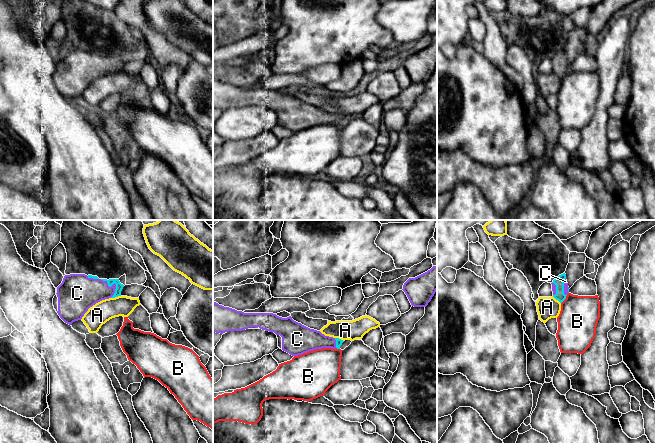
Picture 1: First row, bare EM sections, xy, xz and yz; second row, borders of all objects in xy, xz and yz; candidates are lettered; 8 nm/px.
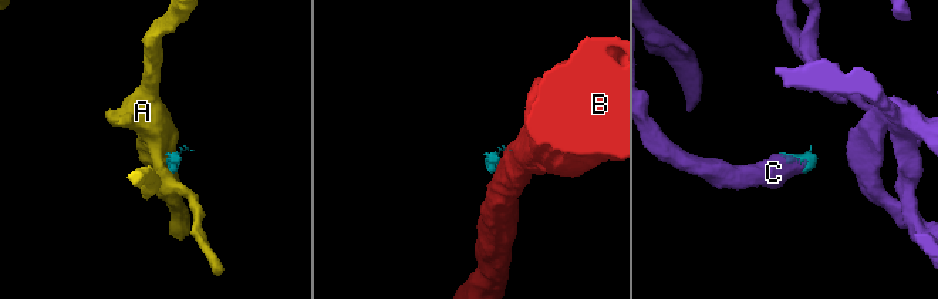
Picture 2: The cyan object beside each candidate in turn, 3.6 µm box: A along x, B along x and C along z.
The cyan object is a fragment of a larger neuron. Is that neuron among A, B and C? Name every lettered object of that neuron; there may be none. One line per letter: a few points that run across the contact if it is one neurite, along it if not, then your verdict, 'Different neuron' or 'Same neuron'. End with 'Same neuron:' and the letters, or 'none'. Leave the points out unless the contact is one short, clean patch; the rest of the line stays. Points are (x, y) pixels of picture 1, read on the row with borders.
A: Line: xy (120, 295), (111, 298). Different neuron
B: Line: yz (567, 295), (561, 303). Different neuron
C: Same neuron
Same neuron: C

